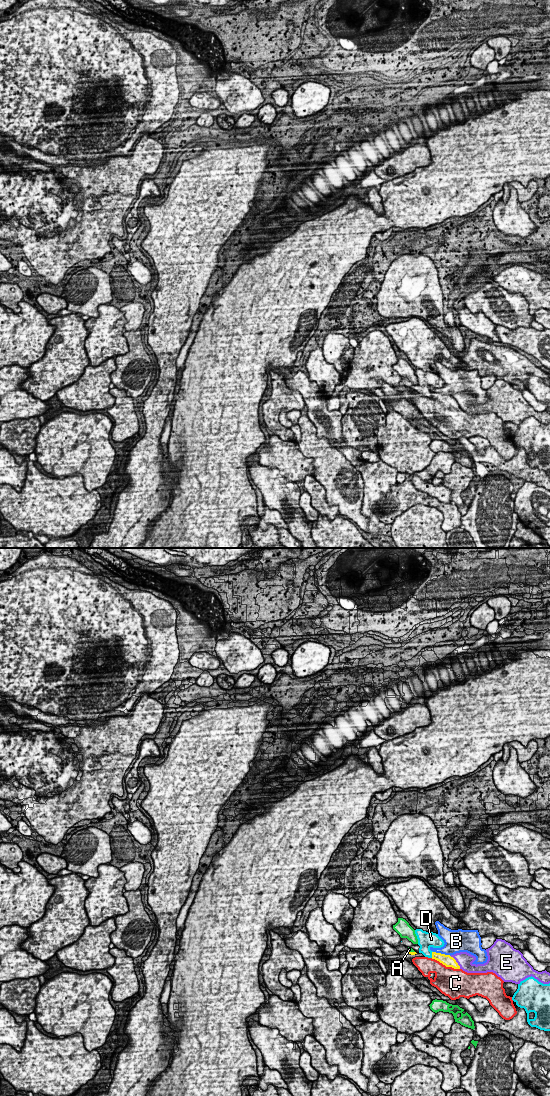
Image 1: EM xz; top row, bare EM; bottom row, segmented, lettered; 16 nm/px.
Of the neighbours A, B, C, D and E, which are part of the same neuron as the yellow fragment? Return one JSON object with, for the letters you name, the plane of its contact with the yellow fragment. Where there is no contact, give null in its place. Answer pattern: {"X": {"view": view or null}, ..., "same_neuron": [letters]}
{"C": {"view": "xz"}, "same_neuron": ["C"]}

